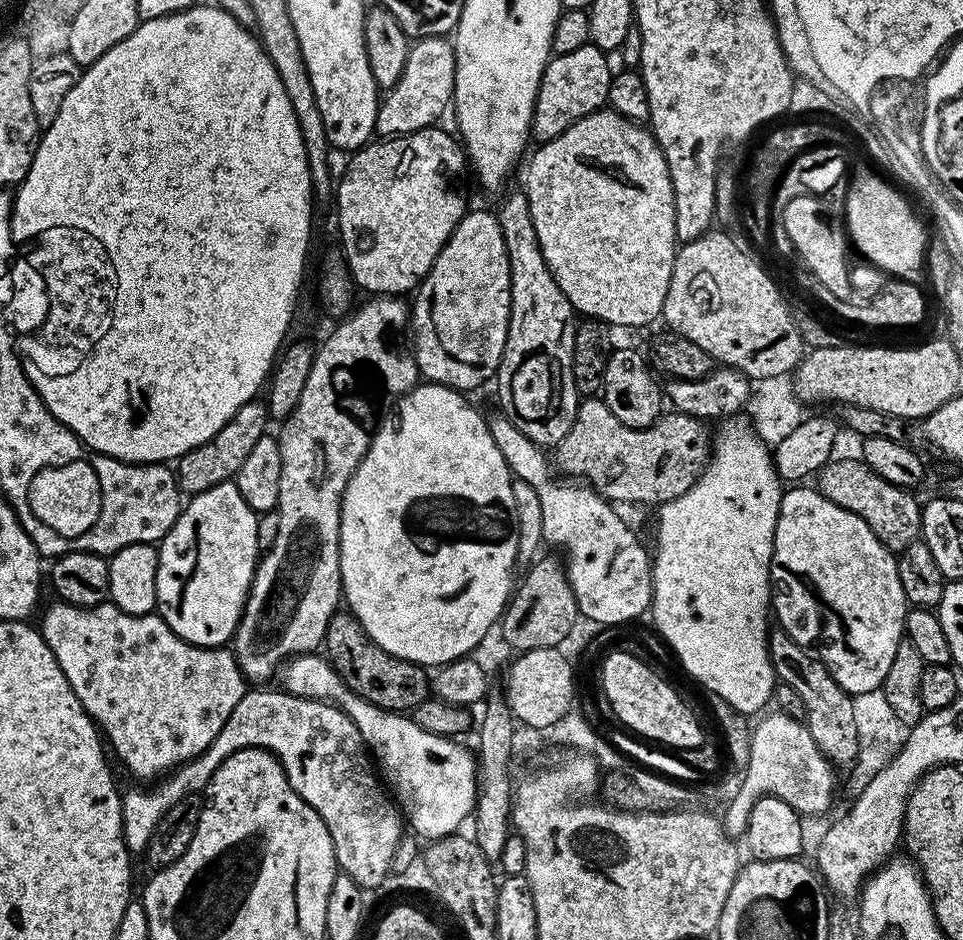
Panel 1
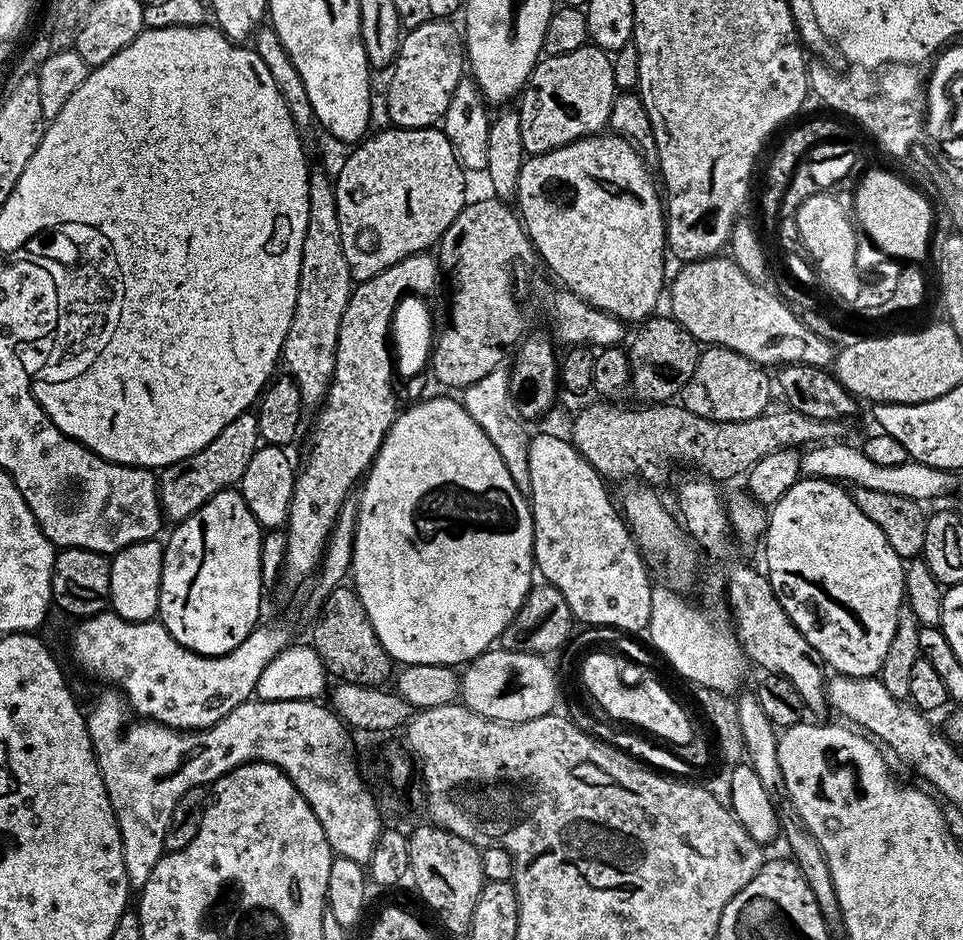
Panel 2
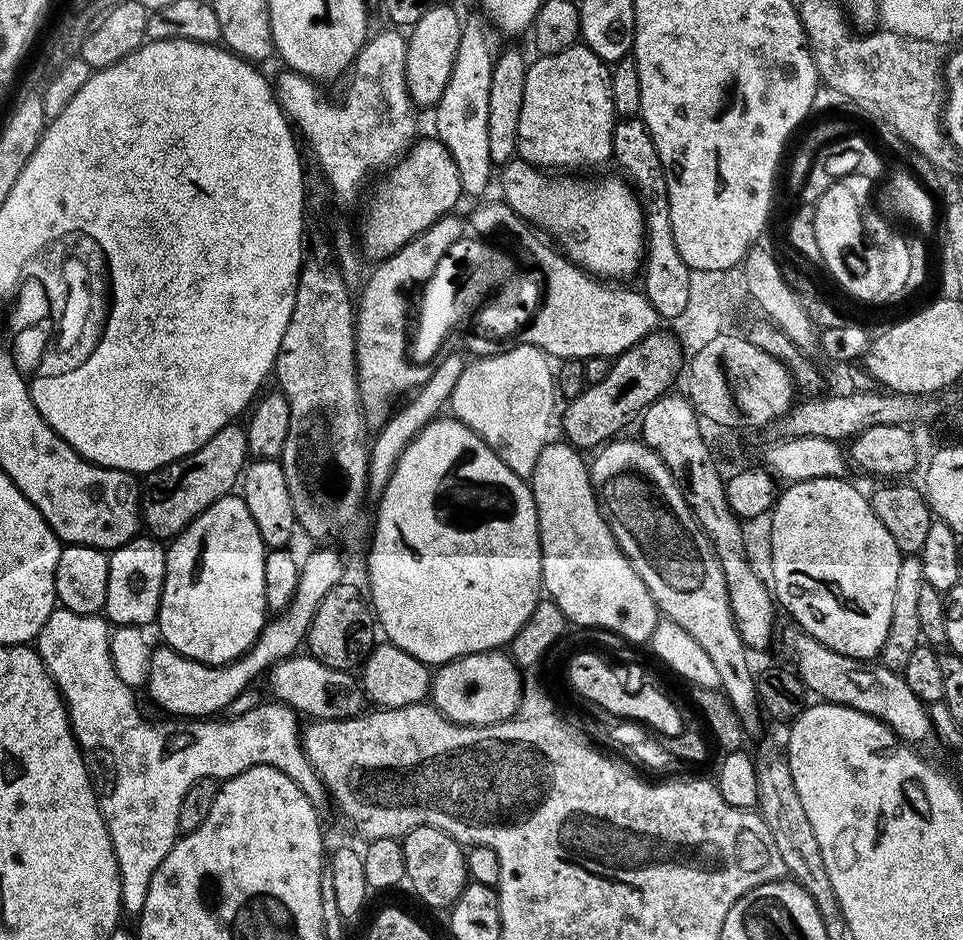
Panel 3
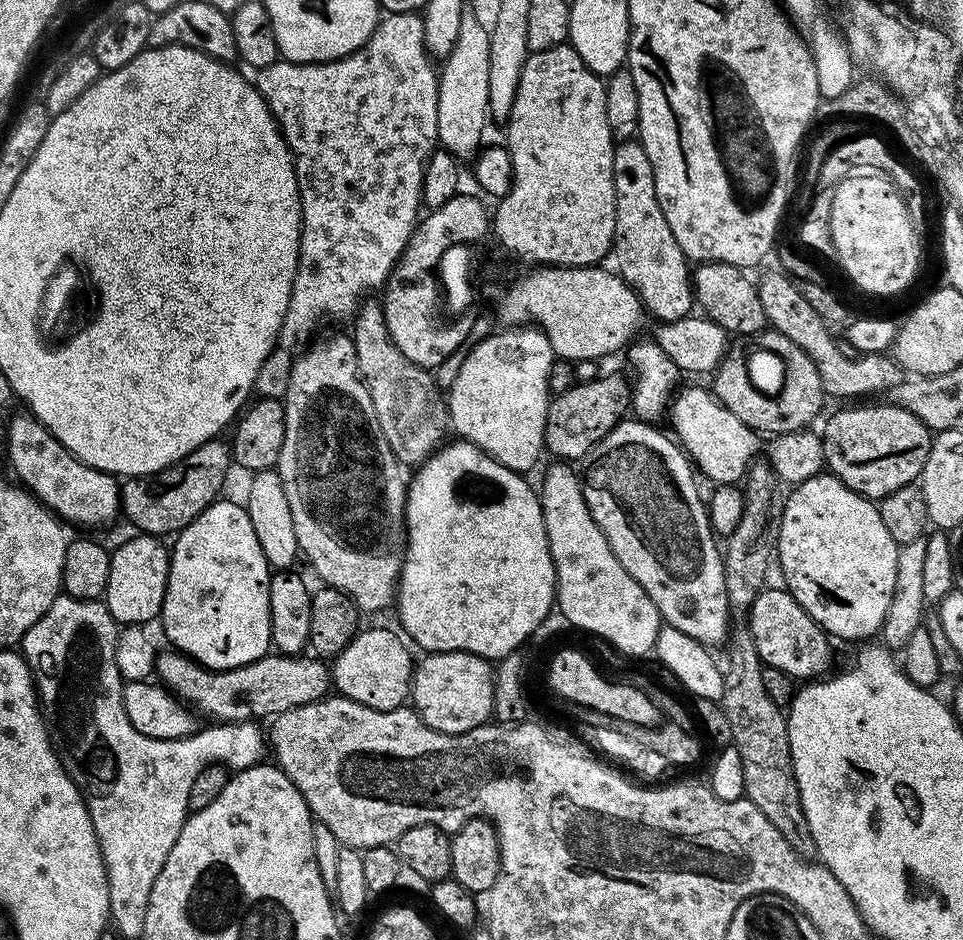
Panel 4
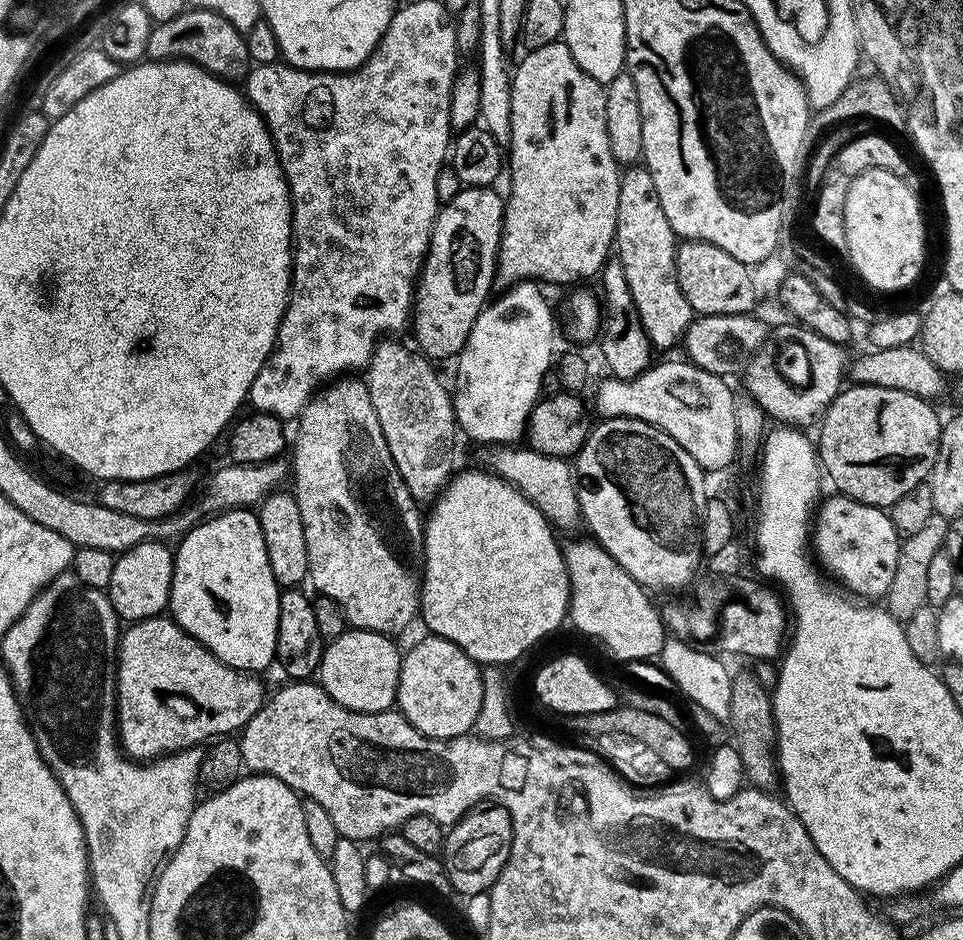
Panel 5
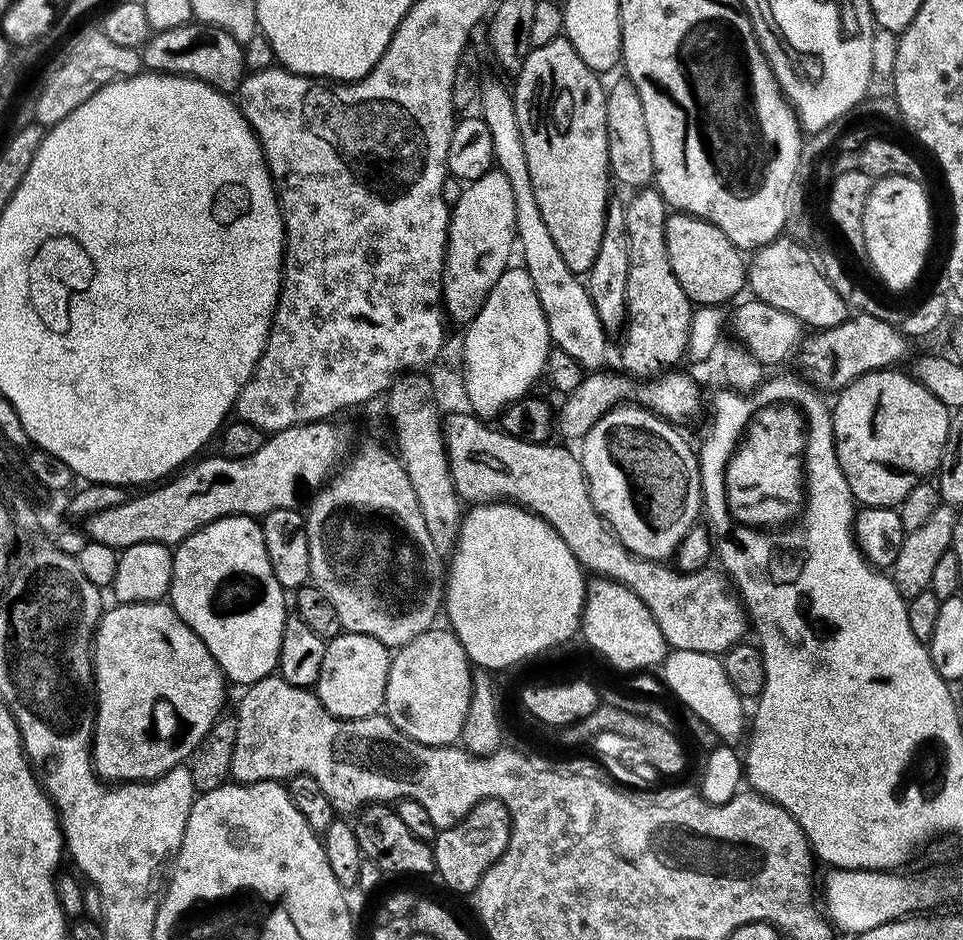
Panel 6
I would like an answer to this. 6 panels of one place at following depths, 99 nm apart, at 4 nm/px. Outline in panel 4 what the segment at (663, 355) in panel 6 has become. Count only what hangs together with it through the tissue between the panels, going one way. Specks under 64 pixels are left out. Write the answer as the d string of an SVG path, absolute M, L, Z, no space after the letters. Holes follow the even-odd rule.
M636 138L621 140L614 147L614 210L616 217L611 255L616 256L615 267L618 269L618 275L632 287L634 294L643 304L645 313L651 319L653 316L653 321L656 322L680 320L689 315L694 308L690 261L682 246L678 246L674 230L670 230L670 225L666 222L666 214L662 214L654 182L654 166L650 166L650 158L646 155L644 145Z

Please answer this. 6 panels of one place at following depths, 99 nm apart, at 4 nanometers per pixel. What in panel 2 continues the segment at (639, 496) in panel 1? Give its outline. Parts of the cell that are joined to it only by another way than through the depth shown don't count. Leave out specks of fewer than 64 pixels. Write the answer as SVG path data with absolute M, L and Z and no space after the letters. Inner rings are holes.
M596 402L600 404L588 404L576 417L572 420L572 433L570 433L570 439L572 445L578 449L582 454L582 458L586 458L586 462L590 462L590 466L594 466L594 470L603 476L605 481L613 482L612 480L624 480L627 476L640 476L641 481L644 482L656 482L652 480L660 480L668 472L668 467L671 464L693 464L696 468L701 468L703 475L709 480L717 482L723 482L723 480L732 480L736 475L746 474L749 472L755 464L762 458L766 458L766 454L774 454L774 450L782 450L783 448L795 448L797 449L800 444L803 446L812 446L817 442L828 442L833 439L832 432L830 429L829 421L819 420L818 418L806 418L806 414L802 414L798 410L793 408L785 407L784 412L775 412L775 410L769 410L764 413L763 416L758 418L750 418L749 420L743 420L742 422L714 422L710 418L702 418L698 414L694 414L690 410L684 408L683 403L680 402L665 402L662 404L648 404L647 406L636 406L640 408L616 408L620 406L613 406L608 402Z

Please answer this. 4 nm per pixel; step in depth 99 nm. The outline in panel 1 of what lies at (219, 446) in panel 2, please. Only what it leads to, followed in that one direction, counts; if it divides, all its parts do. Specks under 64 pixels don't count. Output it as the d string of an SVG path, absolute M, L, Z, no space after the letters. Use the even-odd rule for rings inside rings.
M253 398L247 400L236 413L202 446L194 446L186 454L182 454L179 460L175 461L174 471L176 481L180 483L181 493L194 497L200 492L210 490L210 486L227 484L242 470L242 462L246 462L246 457L250 454L250 449L258 442L258 438L269 435L270 417L268 405L263 399Z

